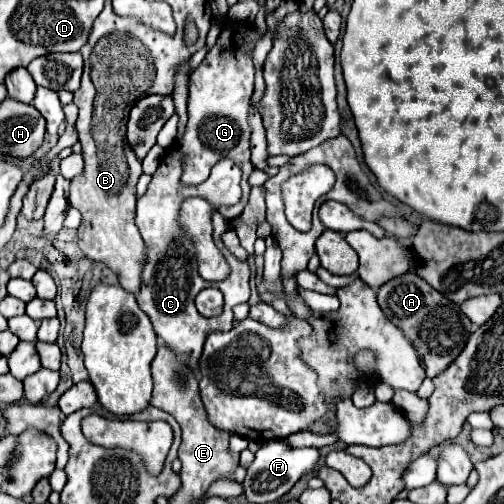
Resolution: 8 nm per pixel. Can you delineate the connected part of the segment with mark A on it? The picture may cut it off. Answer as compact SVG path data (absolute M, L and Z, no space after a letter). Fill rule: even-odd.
M408 271L400 277L394 277L392 281L386 281L378 289L378 305L384 311L384 315L402 329L406 339L414 345L418 351L420 363L426 369L426 377L434 379L440 375L452 359L456 359L470 333L472 333L472 323L470 319L460 311L460 307L448 299L444 299L442 293L438 293L434 287L430 287L420 275L414 271Z

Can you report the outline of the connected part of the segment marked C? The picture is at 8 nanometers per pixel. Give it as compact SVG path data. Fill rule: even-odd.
M172 147L170 153L162 159L160 167L152 175L152 181L146 189L146 193L138 199L138 209L136 209L136 225L142 233L144 243L148 245L148 259L146 267L142 273L142 289L138 293L138 305L140 309L152 319L152 325L156 329L156 335L164 339L166 347L174 353L186 355L188 357L188 367L198 369L198 359L204 349L204 341L210 333L214 331L230 331L232 329L232 307L238 303L248 301L250 297L250 267L247 261L236 261L222 242L221 236L230 229L230 221L224 218L217 210L212 216L213 237L215 244L222 251L225 259L230 265L230 275L224 281L212 283L204 281L198 273L196 257L194 257L194 247L192 241L182 233L178 227L178 211L184 199L188 197L202 197L206 199L214 209L220 205L234 205L240 201L240 169L230 159L222 159L212 167L209 181L204 181L198 187L184 187L180 183L180 173L182 173L182 155L178 147ZM204 287L218 287L224 293L224 311L218 317L204 317L198 315L194 307L194 297L204 289Z

